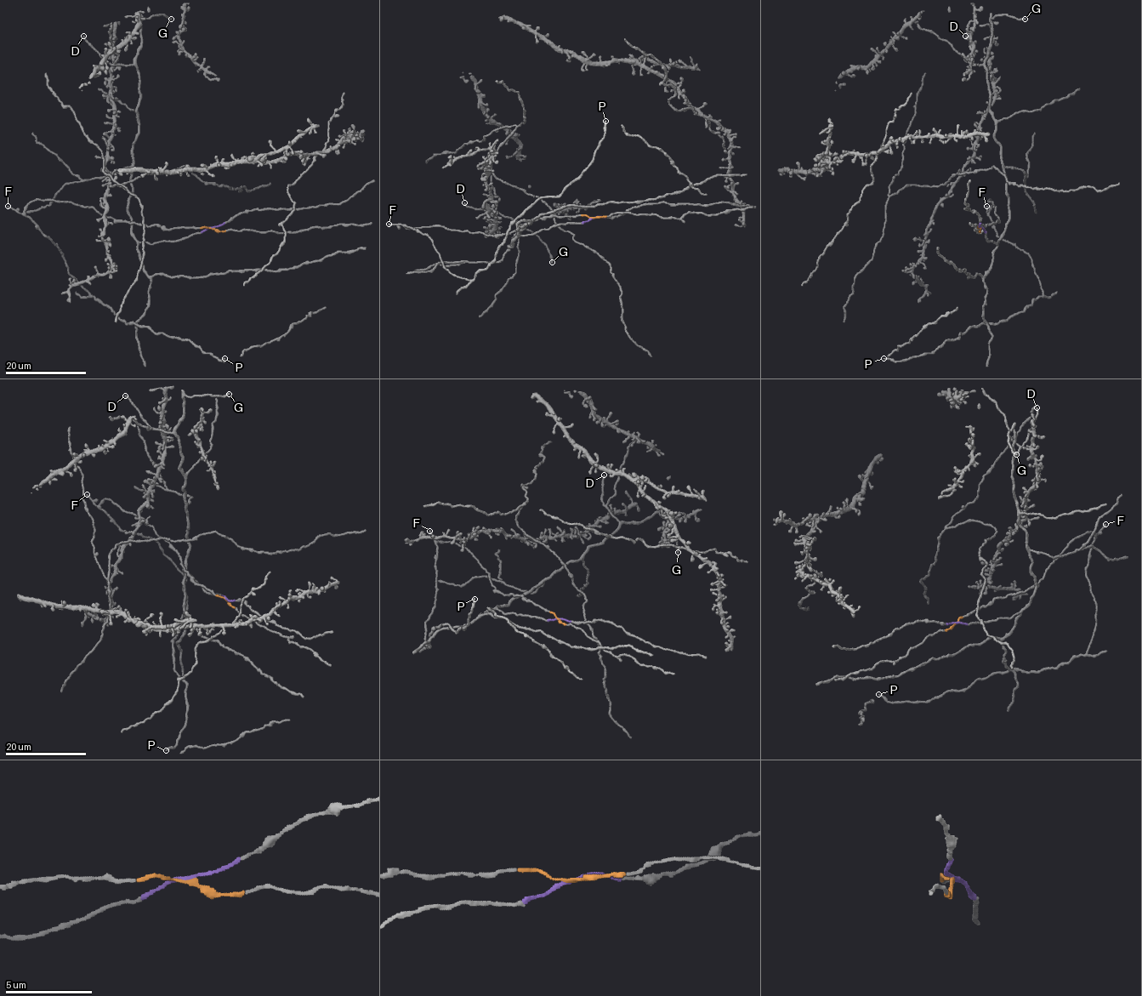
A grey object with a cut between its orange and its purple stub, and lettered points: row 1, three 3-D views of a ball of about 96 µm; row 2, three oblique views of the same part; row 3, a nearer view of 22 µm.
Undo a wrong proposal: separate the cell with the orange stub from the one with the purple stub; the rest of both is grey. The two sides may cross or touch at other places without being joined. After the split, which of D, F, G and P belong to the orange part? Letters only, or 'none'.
F, P

